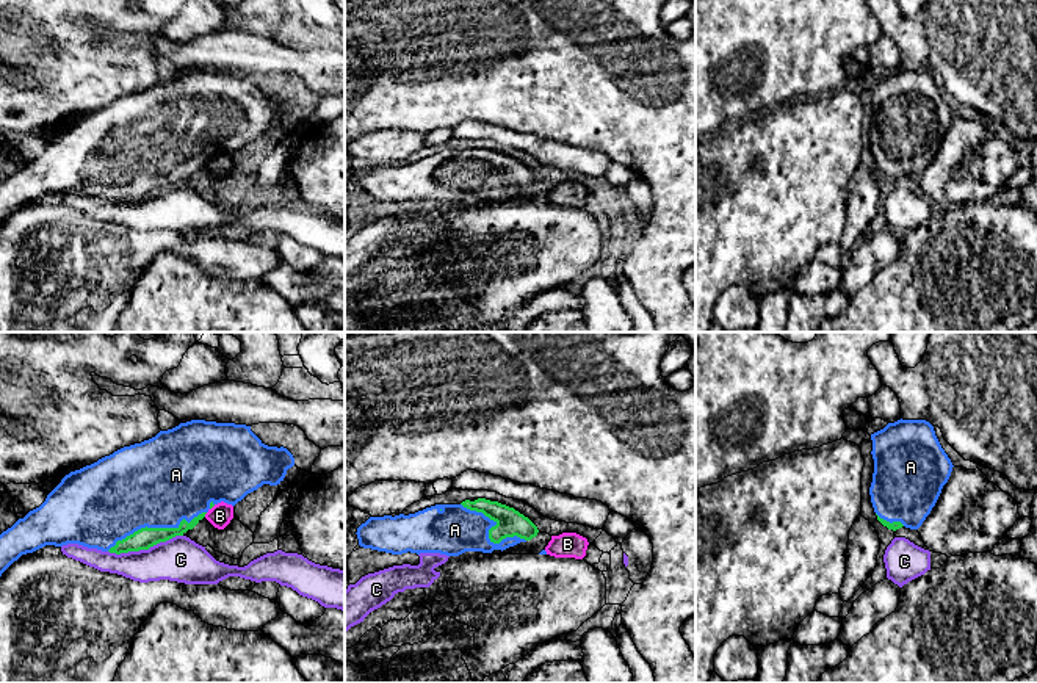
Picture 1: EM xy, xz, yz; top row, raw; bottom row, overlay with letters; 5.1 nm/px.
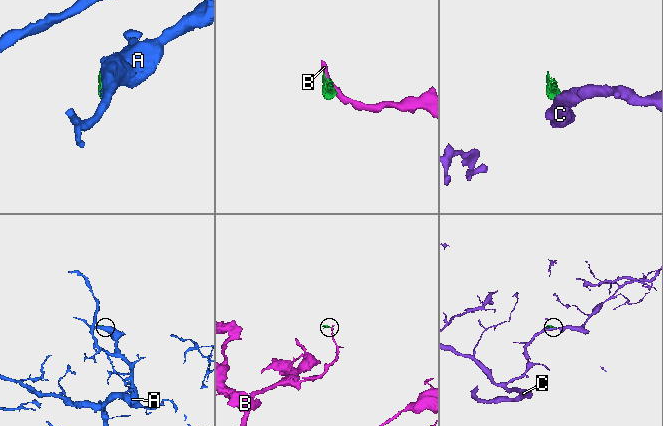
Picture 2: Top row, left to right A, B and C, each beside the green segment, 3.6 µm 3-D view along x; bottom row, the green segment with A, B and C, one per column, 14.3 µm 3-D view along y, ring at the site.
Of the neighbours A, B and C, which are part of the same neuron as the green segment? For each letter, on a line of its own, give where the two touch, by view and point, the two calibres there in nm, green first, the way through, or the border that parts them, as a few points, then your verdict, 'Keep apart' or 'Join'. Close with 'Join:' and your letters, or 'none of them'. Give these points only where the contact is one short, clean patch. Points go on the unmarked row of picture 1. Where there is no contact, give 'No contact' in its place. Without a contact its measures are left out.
A: Touches green at xy (155, 177). Thickness 110 nm (green) against 460 nm. Join
B: Touches green at xy (205, 162). Thickness 70 nm (green) against 120 nm. Boundary: xy (207, 162), (204, 165). Keep apart
C: Touches green at xy (144, 198). Thickness 110 nm (green) against 220 nm. Boundary: xy (182, 184), (160, 190), (148, 198), (119, 202), (108, 201). Keep apart
Join: A

